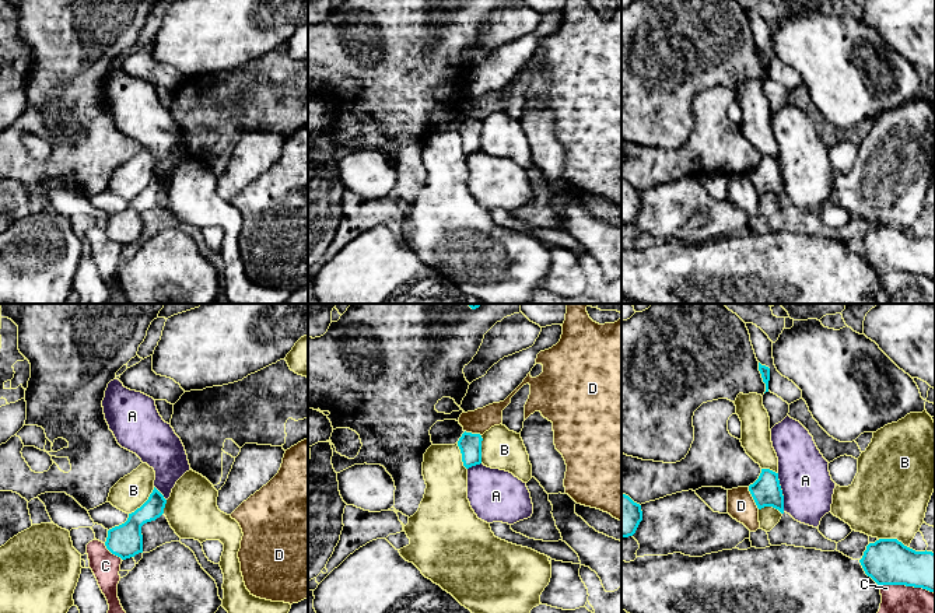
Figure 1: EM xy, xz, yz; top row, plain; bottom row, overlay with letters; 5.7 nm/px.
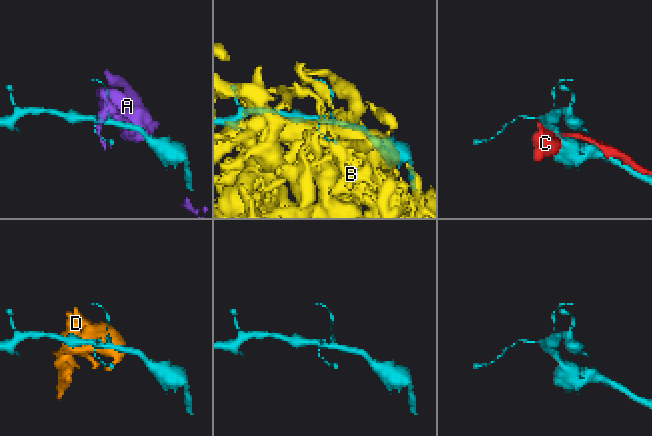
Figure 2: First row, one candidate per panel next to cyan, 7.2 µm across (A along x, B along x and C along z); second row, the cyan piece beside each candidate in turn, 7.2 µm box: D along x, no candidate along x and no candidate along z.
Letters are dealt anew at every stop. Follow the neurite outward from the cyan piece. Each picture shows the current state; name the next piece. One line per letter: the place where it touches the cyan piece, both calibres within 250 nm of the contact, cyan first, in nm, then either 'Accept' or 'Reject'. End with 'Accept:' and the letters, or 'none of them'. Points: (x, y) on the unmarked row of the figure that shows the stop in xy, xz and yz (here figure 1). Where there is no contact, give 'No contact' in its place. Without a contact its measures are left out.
A: Touches cyan at yz (781, 179). Thickness 170 nm (cyan) against 300 nm. Reject
B: Touches cyan at xy (144, 189). Thickness 190 nm (cyan) against 190 nm. Reject
C: Touches cyan at yz (907, 272). Thickness 280 nm (cyan) against 320 nm. Reject
D: Touches cyan at yz (753, 185). Thickness 170 nm (cyan) against 160 nm. Reject
Accept: none of them

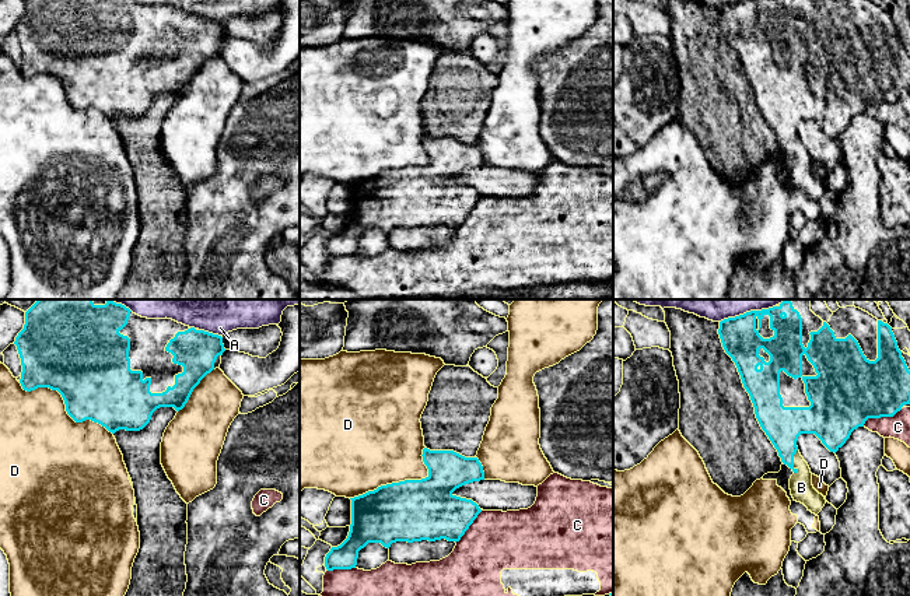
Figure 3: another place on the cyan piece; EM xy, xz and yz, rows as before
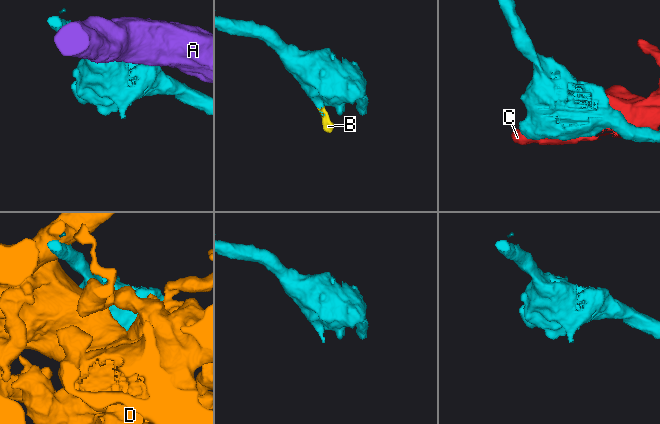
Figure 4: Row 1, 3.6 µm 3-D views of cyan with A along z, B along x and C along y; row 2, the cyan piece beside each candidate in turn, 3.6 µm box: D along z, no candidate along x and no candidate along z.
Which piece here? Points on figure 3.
A: Touches cyan at xy (210, 20). Thickness 240 nm (cyan) against 130 nm. Reject
B: Touches cyan at yz (793, 148). Thickness 220 nm (cyan) against 130 nm. Accept
C: Touches cyan at yz (881, 102). Thickness 400 nm (cyan) against 140 nm. Reject
D: Touches cyan at xy (65, 90). Thickness 460 nm (cyan) against 440 nm. Reject
Accept: B

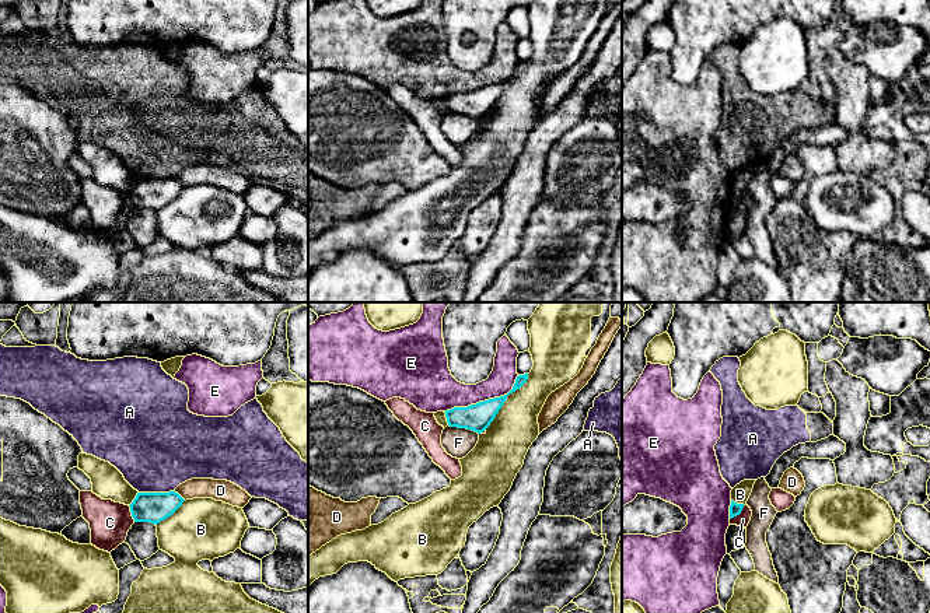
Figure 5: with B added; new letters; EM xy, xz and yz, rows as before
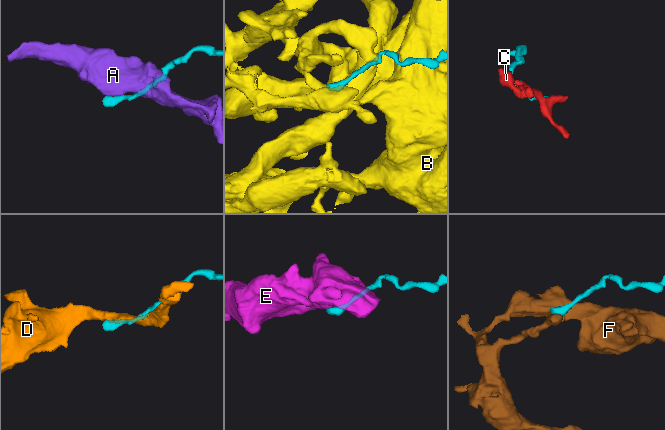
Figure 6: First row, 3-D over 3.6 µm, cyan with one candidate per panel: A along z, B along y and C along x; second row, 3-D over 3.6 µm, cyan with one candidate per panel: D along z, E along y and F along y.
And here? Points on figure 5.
A: Touches cyan at xy (156, 179). Thickness 180 nm (cyan) against 480 nm. Reject
B: Touches cyan at xz (504, 87). Thickness 160 nm (cyan) against 260 nm. Reject
C: Touches cyan at yz (738, 200). Thickness 70 nm (cyan) against 80 nm. Reject
D: Touches cyan at xy (178, 181). Thickness 180 nm (cyan) against 130 nm. Reject
E: Touches cyan at xz (485, 87). Thickness 160 nm (cyan) against 220 nm. Reject
F: Touches cyan at xz (464, 114). Thickness 160 nm (cyan) against 170 nm. Reject
Accept: none of them

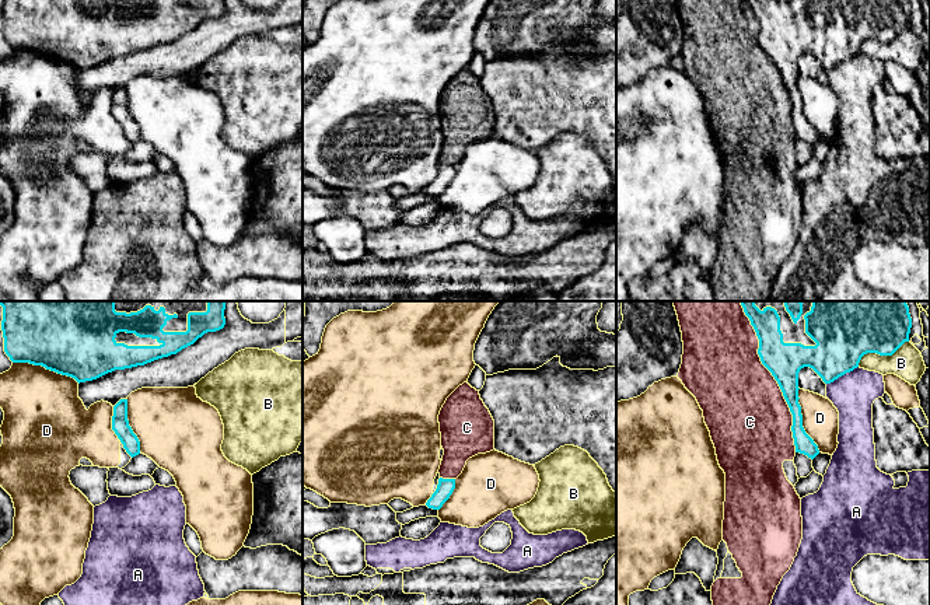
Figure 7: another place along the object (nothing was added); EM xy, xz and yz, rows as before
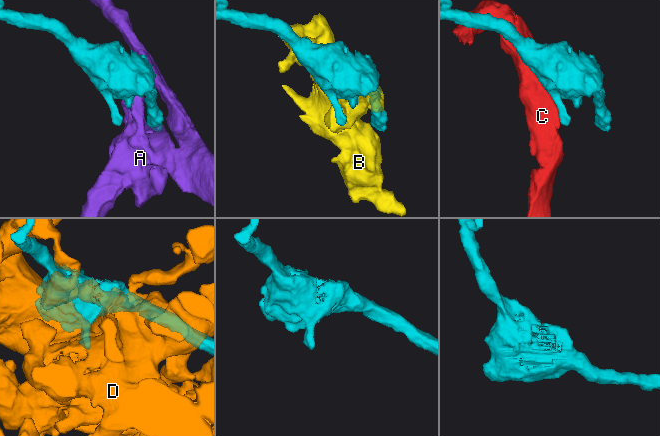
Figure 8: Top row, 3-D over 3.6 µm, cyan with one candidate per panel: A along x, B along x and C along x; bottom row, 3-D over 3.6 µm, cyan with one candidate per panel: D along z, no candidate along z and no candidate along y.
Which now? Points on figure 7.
A: Touches cyan at yz (842, 60). Thickness 300 nm (cyan) against 260 nm. Reject
B: Touches cyan at yz (880, 41). Thickness 300 nm (cyan) against 180 nm. Reject
C: Touches cyan at yz (778, 69). Thickness 200 nm (cyan) against 480 nm. Reject
D: Touches cyan at xy (46, 55). Thickness 380 nm (cyan) against 440 nm. Reject
Accept: none of them

